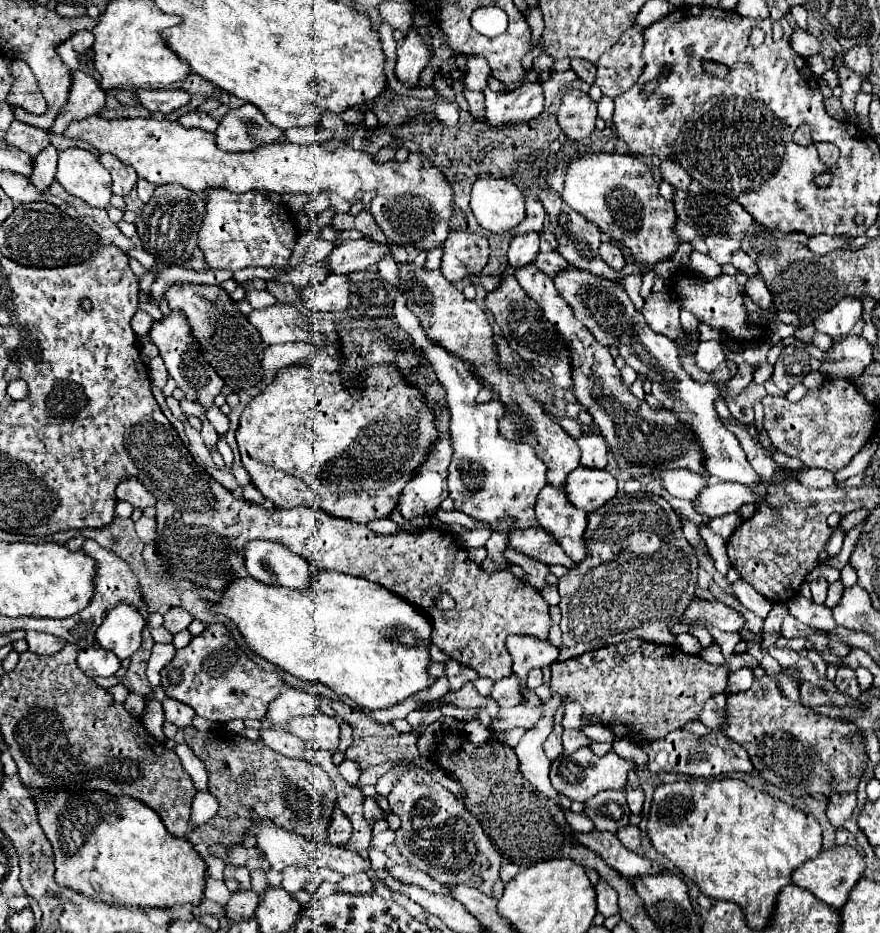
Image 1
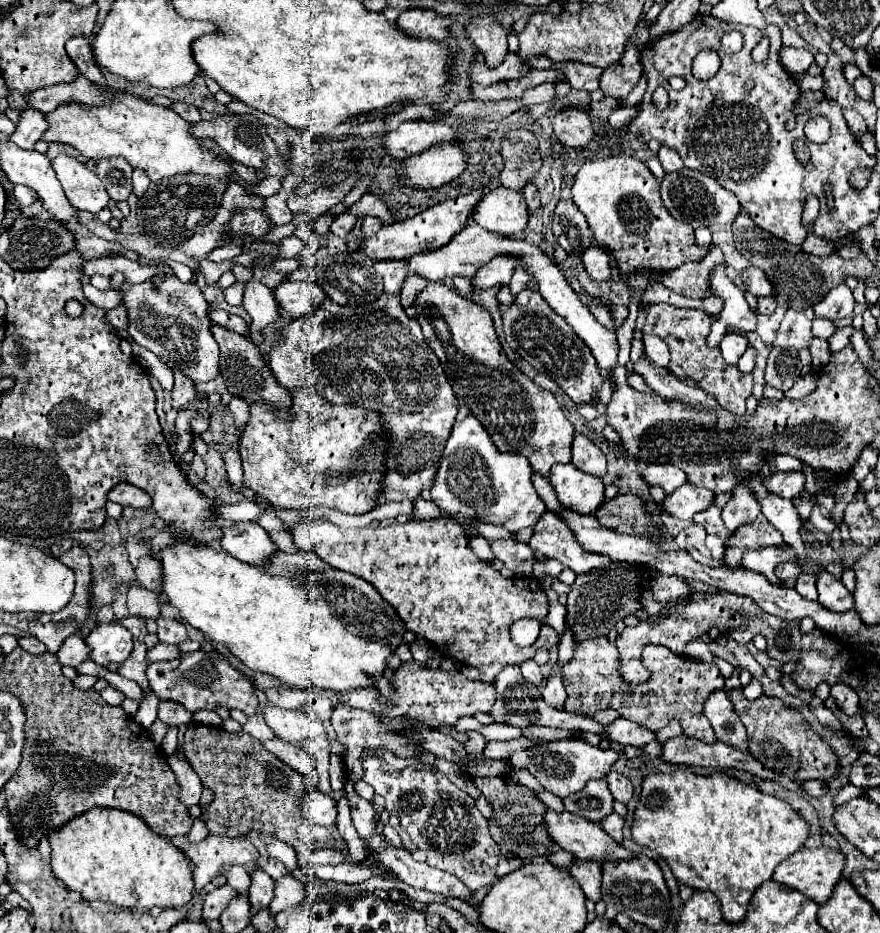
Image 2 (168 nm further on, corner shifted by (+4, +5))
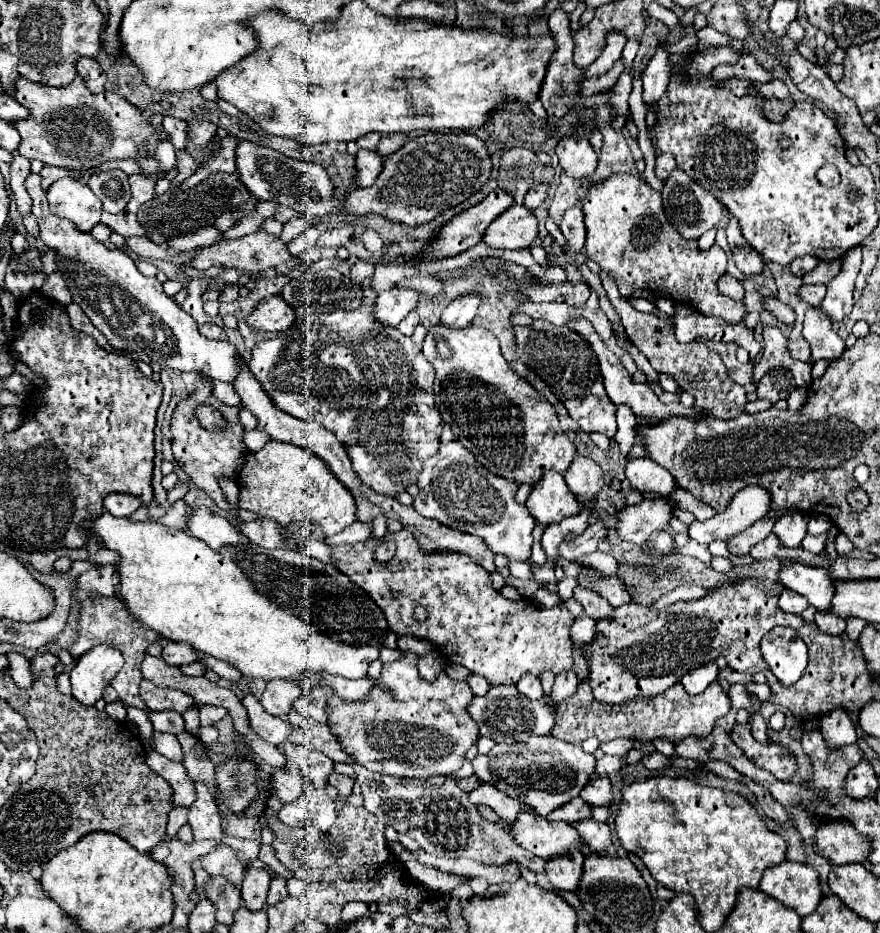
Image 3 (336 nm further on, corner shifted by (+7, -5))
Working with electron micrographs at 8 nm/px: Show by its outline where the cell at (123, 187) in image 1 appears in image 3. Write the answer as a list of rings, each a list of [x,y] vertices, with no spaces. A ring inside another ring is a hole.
[[[115,168],[115,170],[97,170],[87,180],[87,186],[103,202],[103,210],[111,212],[111,214],[125,212],[125,206],[131,200],[127,174],[119,168]]]

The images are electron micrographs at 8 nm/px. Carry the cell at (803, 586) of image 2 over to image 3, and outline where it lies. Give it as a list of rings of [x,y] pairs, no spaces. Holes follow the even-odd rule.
[[[783,590],[783,592],[781,592],[781,596],[779,596],[779,602],[777,602],[777,606],[779,606],[783,612],[801,614],[801,612],[803,612],[803,610],[809,606],[809,602],[807,602],[803,596],[799,596],[797,592]]]

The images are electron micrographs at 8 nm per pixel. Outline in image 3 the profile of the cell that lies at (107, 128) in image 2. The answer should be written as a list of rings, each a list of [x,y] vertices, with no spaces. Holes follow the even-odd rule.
[[[75,76],[71,84],[59,88],[33,84],[29,80],[17,80],[13,98],[21,106],[29,108],[27,118],[11,122],[21,134],[17,152],[21,152],[21,156],[27,160],[41,160],[43,164],[67,170],[87,170],[97,168],[107,160],[133,158],[139,160],[141,168],[147,174],[153,174],[159,166],[153,156],[137,156],[139,144],[147,144],[149,152],[153,154],[159,142],[155,128],[143,118],[143,114],[115,92],[103,90],[101,94],[91,94],[81,76]]]

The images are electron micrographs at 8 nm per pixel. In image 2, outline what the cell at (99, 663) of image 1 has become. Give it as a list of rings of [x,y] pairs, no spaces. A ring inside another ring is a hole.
[[[74,634],[64,640],[62,648],[58,650],[58,660],[62,666],[80,666],[82,662],[88,660],[88,644],[80,634]]]

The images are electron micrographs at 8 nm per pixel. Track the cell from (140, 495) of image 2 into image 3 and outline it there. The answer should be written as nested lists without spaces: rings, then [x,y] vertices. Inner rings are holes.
[[[109,494],[103,506],[113,516],[131,516],[141,506],[141,500],[137,500],[131,494]]]

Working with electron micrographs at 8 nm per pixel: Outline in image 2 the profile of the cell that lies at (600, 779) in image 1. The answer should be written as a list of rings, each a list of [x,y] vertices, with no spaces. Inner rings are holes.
[[[568,738],[568,740],[554,740],[554,742],[540,742],[530,750],[516,752],[510,756],[510,766],[514,768],[528,768],[540,782],[542,786],[560,796],[566,798],[568,794],[584,790],[588,780],[602,780],[604,774],[616,764],[618,758],[622,758],[622,752],[616,750],[600,750],[598,746],[590,746],[582,738]]]

